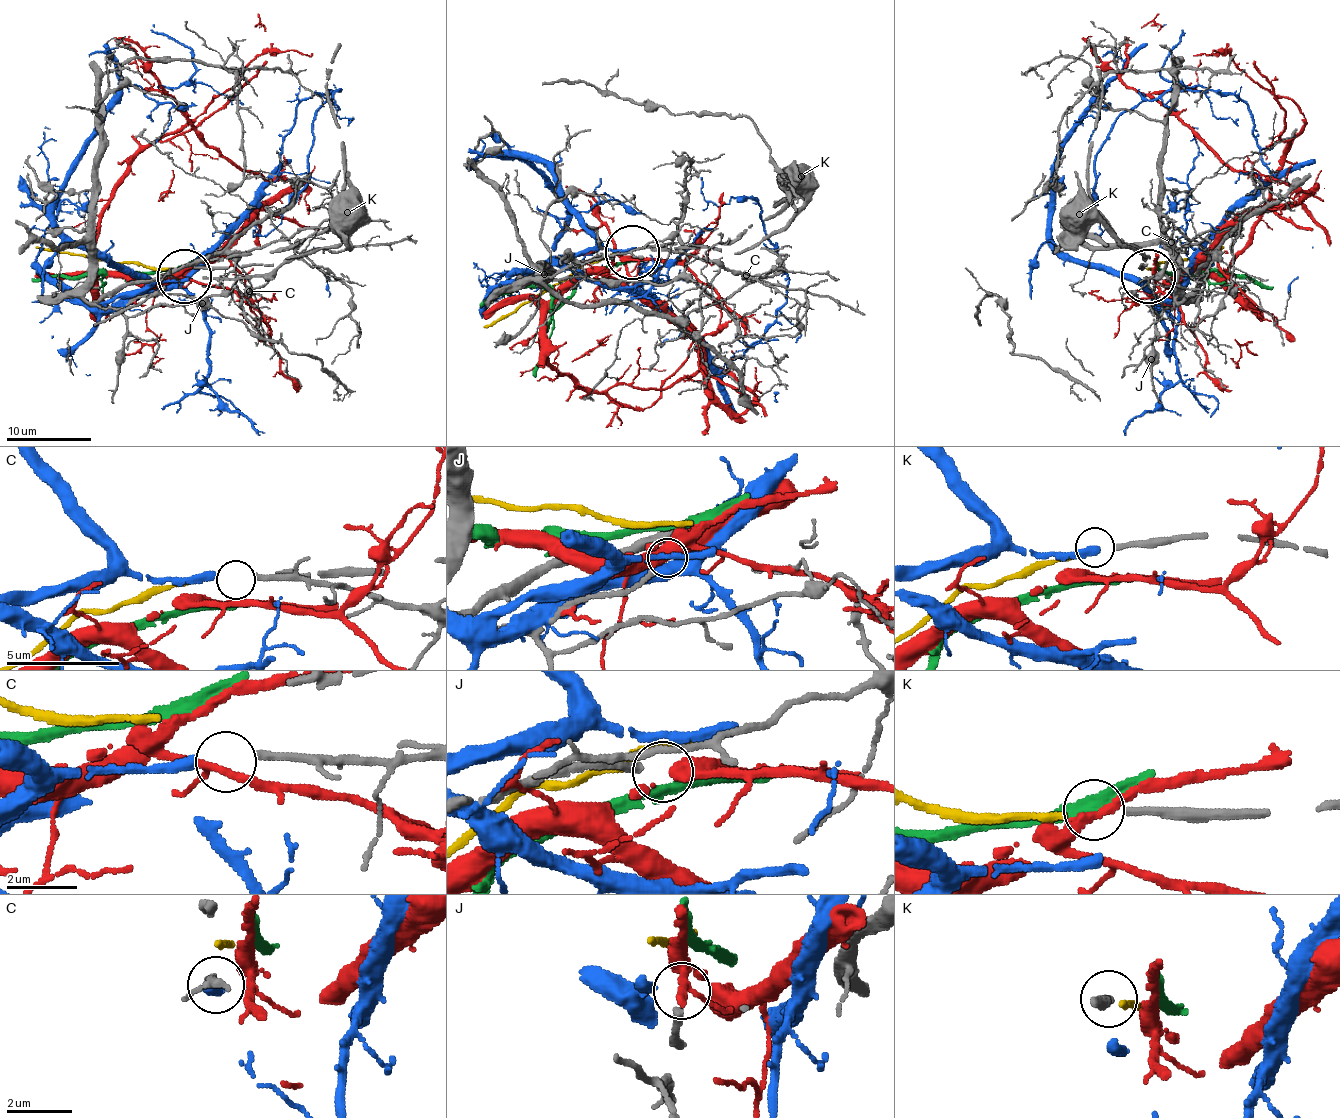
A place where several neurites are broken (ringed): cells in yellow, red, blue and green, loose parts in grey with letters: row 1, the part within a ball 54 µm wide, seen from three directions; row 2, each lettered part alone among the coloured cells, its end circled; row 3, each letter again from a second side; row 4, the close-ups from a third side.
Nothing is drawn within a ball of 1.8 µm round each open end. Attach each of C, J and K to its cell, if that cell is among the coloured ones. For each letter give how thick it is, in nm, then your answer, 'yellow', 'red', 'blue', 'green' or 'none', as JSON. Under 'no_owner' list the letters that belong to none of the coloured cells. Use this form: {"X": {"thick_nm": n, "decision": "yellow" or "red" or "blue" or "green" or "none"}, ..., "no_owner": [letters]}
{"C": {"thick_nm": 240, "decision": "blue"}, "J": {"thick_nm": 240, "decision": "none"}, "K": {"thick_nm": 240, "decision": "yellow"}, "no_owner": ["J"]}

